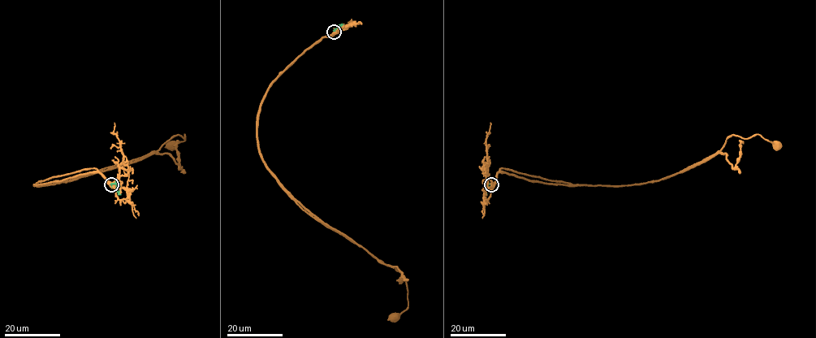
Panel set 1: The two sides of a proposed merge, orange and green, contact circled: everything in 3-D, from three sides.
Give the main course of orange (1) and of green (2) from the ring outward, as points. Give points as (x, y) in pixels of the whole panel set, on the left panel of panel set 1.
1: (111, 185), (94, 172), (34, 185), (70, 181), (141, 160), (184, 134), (185, 140), (173, 145)
2: (111, 185), (118, 185), (117, 191), (120, 195)

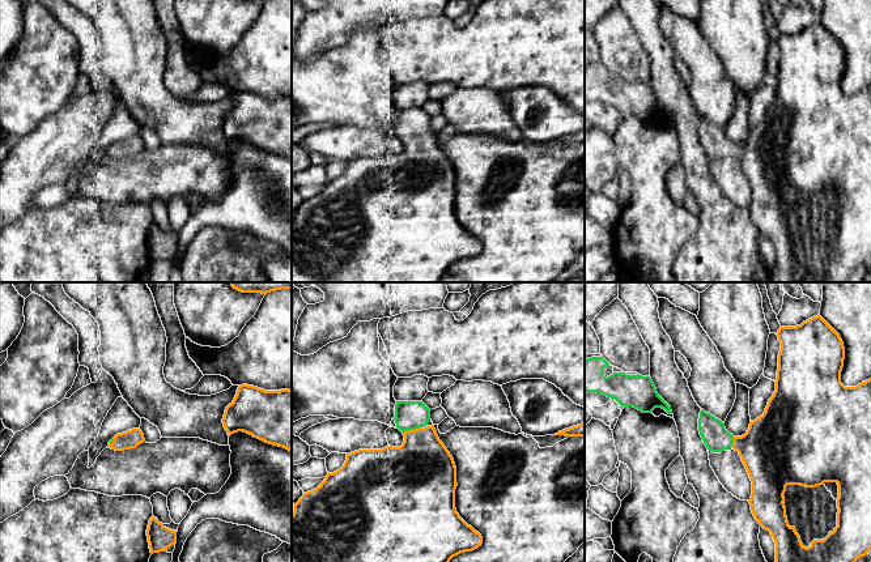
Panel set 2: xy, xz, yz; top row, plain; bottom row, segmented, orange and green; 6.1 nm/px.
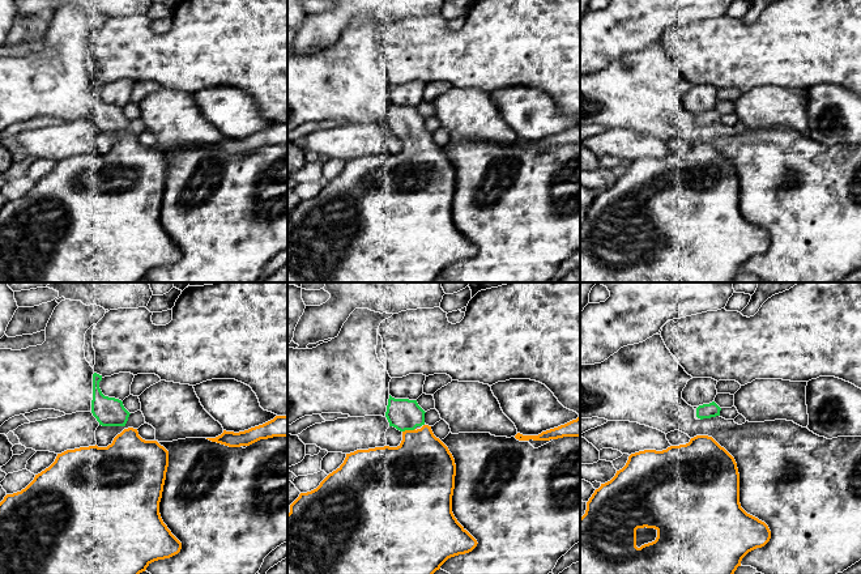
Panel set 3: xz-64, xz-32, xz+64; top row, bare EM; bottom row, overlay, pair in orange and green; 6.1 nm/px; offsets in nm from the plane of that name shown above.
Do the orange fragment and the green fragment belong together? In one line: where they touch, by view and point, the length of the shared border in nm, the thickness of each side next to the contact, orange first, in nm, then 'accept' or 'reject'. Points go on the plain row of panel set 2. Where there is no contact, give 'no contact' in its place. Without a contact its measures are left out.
xz (411, 137) | 120 nm | 400/180 nm | accept

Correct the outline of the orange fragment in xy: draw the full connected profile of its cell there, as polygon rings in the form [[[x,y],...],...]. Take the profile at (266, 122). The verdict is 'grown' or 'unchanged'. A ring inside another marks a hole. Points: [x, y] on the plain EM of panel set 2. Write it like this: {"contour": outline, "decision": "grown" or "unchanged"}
{"contour": [[[242,91],[233,110],[226,114],[222,131],[229,144],[243,139],[265,150],[292,158],[292,98],[264,98]]], "decision": "unchanged"}

